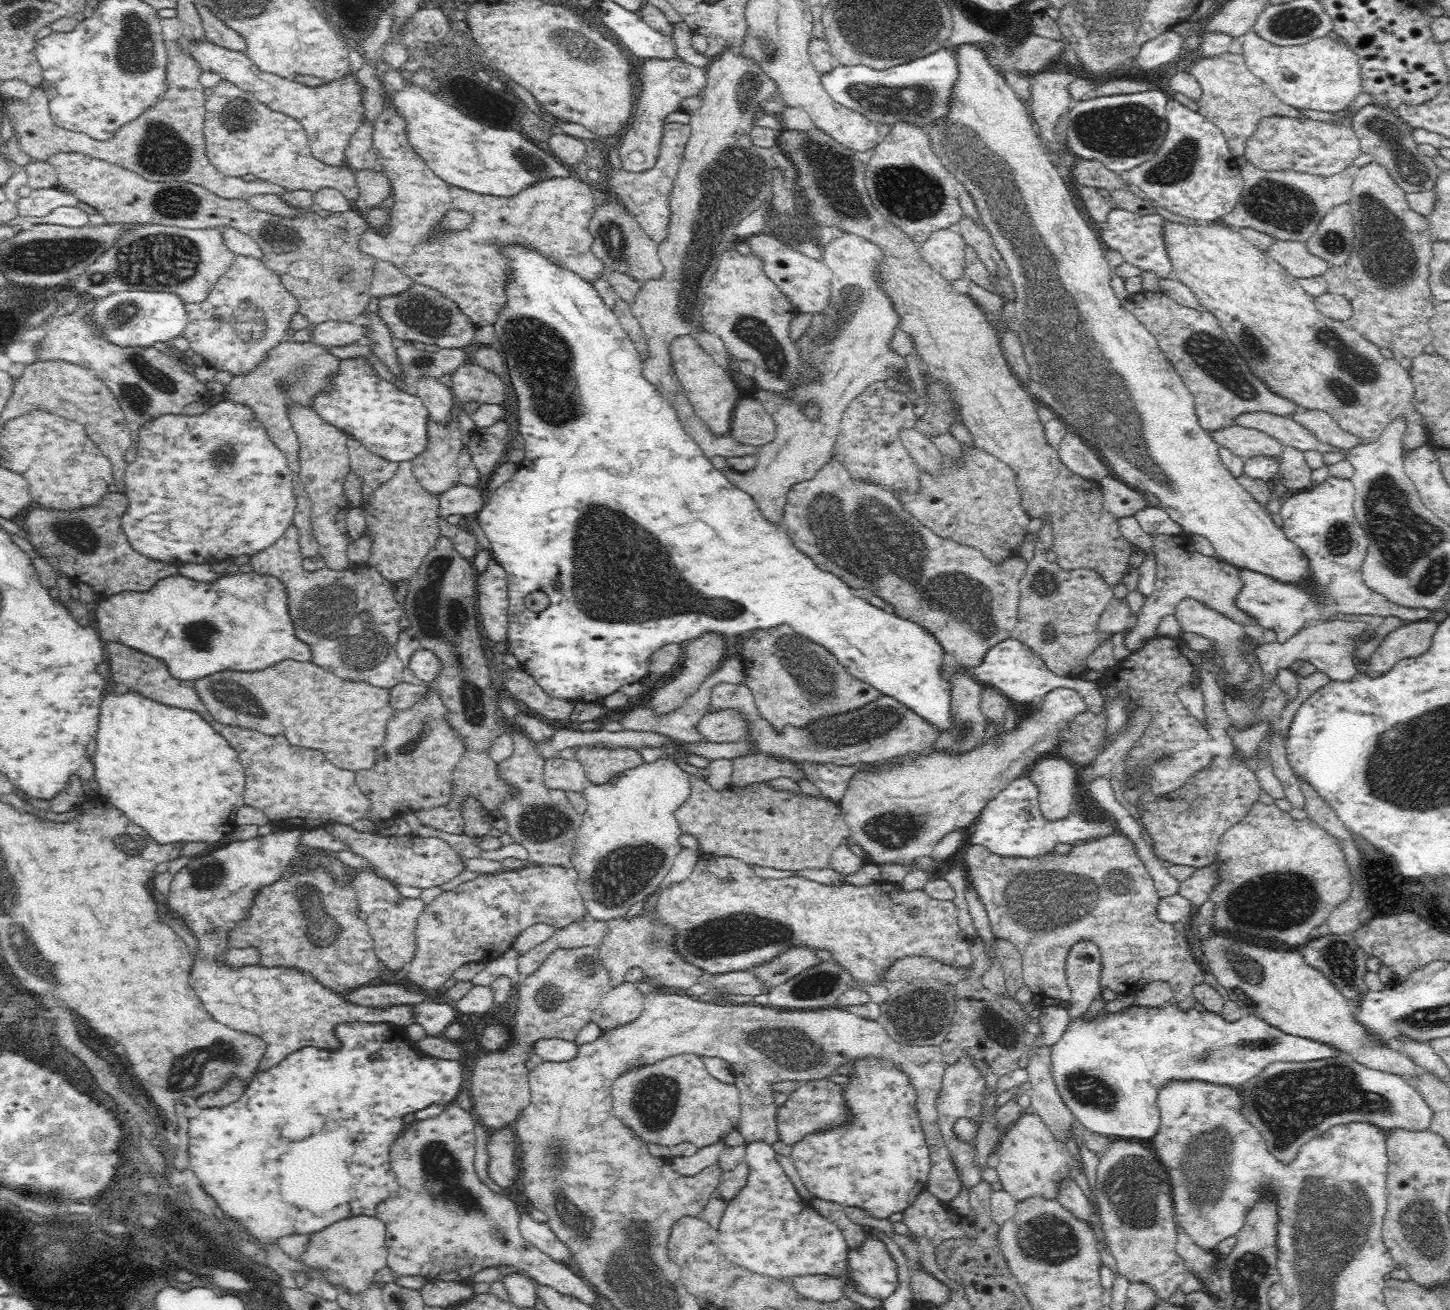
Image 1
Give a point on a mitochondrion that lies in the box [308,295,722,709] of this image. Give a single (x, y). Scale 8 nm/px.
(539, 353)

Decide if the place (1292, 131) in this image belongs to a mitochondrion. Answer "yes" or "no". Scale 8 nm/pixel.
no

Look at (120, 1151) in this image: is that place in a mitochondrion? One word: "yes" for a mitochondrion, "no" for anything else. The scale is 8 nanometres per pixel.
no

